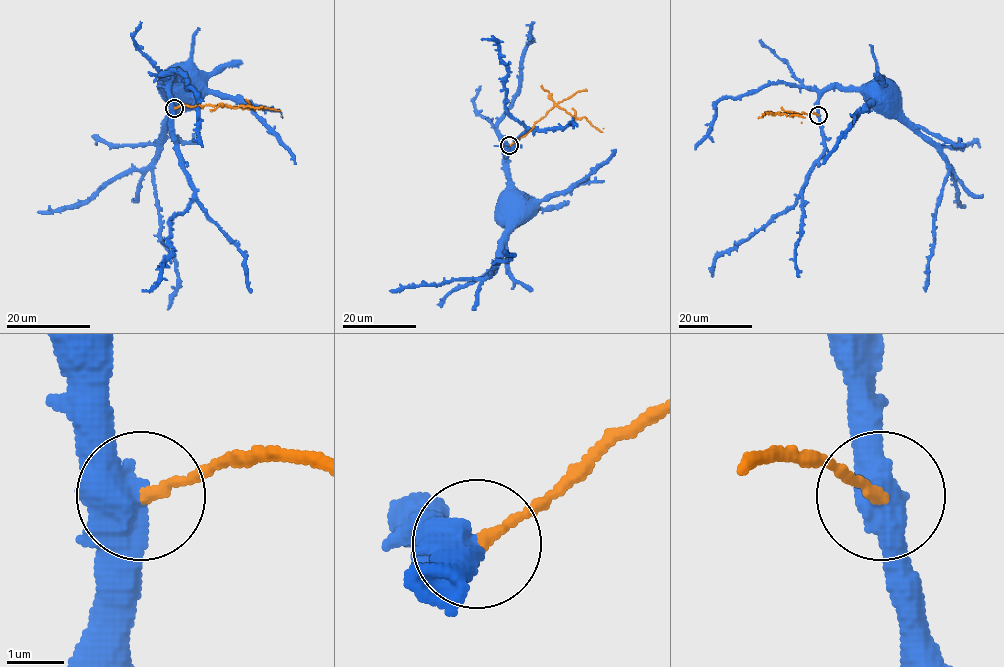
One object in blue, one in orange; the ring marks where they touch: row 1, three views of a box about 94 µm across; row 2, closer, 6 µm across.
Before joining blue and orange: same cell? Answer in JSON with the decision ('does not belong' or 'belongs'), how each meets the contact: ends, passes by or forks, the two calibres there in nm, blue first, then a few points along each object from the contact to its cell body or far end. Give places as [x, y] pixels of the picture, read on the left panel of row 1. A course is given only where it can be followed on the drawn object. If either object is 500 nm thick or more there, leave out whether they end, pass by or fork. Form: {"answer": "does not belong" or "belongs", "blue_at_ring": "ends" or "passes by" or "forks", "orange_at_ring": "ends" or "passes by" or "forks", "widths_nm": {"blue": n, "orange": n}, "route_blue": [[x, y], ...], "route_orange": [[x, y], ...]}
{"answer": "does not belong", "widths_nm": {"blue": 500, "orange": 190}, "route_blue": [[174, 108], [169, 77], [171, 122], [153, 170], [160, 241], [177, 275], [177, 291], [167, 309]], "route_orange": [[174, 108], [188, 105], [269, 108], [278, 110], [281, 117]]}

